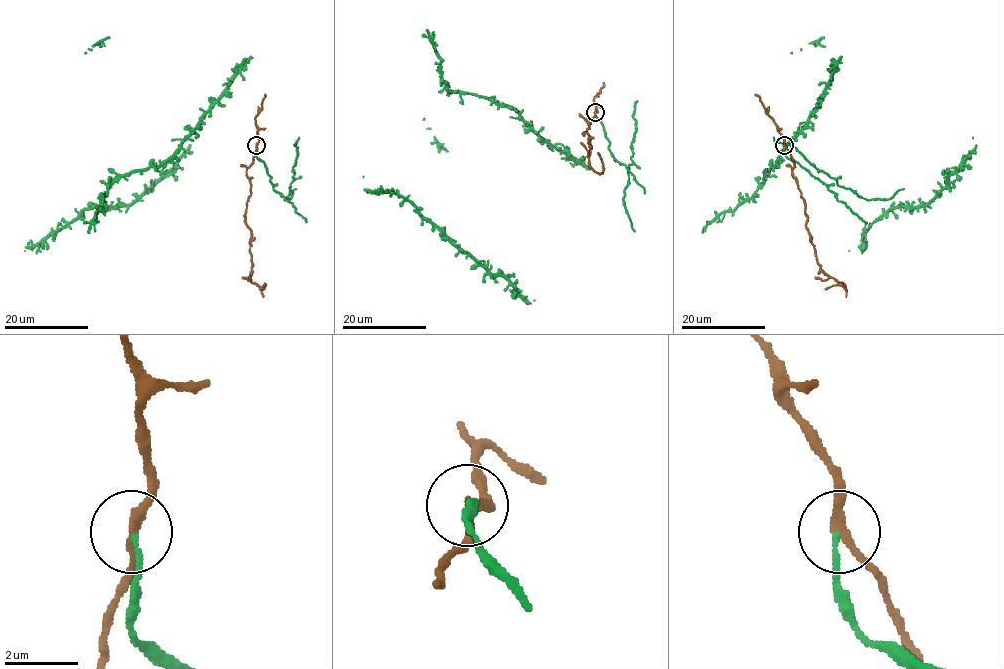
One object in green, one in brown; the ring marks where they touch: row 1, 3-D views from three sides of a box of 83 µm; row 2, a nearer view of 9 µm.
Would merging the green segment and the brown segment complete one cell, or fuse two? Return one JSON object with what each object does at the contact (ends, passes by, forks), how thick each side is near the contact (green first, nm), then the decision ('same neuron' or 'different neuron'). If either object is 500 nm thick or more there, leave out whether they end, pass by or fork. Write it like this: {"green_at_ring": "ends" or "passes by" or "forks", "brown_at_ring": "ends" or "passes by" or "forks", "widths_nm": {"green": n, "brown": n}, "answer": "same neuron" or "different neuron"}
{"green_at_ring": "ends", "brown_at_ring": "passes by", "widths_nm": {"green": 140, "brown": 240}, "answer": "different neuron"}

